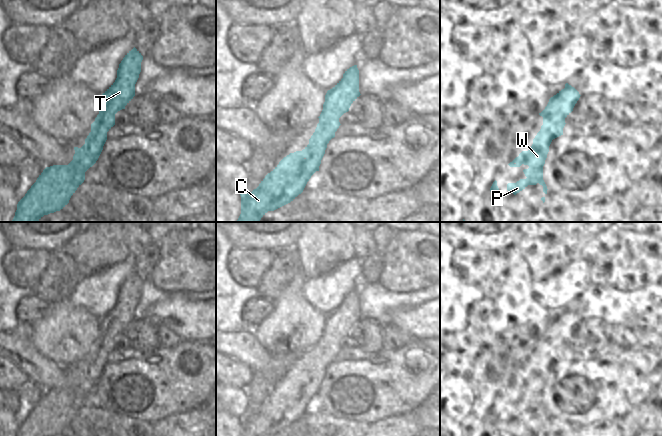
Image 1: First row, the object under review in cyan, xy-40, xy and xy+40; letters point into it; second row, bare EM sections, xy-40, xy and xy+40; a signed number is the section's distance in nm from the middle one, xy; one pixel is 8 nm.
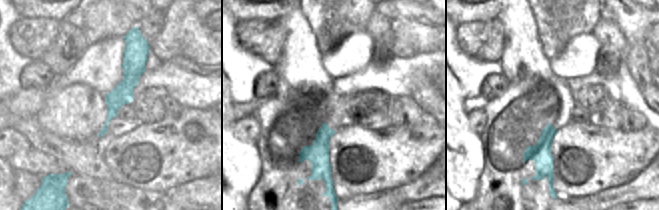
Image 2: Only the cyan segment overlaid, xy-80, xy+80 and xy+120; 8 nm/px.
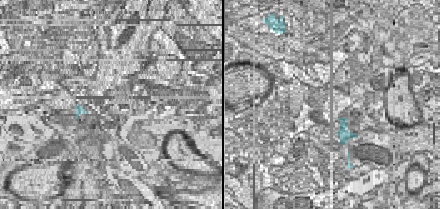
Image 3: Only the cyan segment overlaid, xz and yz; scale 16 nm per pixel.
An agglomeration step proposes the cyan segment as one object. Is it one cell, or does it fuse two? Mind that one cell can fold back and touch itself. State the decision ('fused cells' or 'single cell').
single cell

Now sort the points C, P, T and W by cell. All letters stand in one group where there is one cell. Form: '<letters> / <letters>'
C P T W

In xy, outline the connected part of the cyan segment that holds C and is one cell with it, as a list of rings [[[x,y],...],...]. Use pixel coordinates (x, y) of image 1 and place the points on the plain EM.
[[[354,289],[327,315],[319,347],[309,368],[302,375],[284,381],[250,418],[244,413],[240,417],[241,436],[274,435],[301,418],[311,400],[319,395],[327,368],[341,349],[339,342],[360,319],[359,294]]]

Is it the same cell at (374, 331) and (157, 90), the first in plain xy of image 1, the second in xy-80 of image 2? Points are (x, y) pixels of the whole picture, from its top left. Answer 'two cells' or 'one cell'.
two cells

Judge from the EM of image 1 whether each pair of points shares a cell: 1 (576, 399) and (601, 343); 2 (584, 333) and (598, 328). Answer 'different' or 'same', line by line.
1: different
2: same

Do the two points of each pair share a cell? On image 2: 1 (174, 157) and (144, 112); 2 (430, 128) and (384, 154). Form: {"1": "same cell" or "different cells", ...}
{"1": "different cells", "2": "same cell"}

